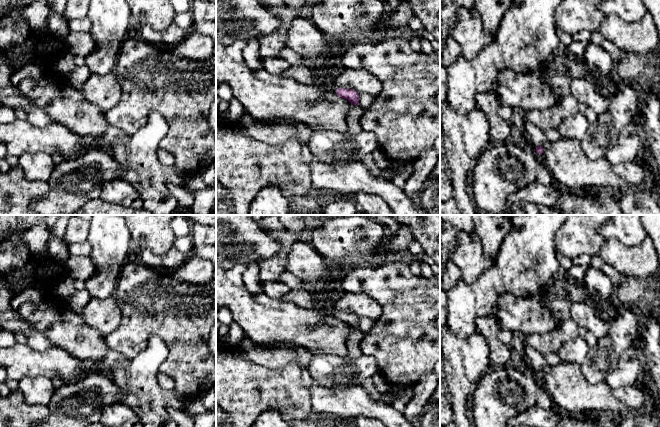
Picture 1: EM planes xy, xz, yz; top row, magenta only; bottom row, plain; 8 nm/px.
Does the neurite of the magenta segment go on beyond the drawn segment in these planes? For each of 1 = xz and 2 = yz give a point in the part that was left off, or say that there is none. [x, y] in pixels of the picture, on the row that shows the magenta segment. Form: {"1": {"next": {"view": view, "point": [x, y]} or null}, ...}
{"1": {"next": {"view": "xz", "point": [331, 86]}}, "2": {"next": {"view": "yz", "point": [538, 137]}}}

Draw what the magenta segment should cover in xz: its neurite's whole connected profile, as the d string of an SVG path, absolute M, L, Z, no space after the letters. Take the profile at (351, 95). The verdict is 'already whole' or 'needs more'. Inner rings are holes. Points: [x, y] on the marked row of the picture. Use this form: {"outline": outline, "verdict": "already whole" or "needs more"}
{"outline": "M332 81L326 88L331 92L336 93L339 97L348 100L351 104L359 105L359 95L355 90L339 88Z", "verdict": "needs more"}

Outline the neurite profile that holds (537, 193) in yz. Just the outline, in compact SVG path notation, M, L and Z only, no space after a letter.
M536 180L525 188L511 194L507 199L506 211L497 215L511 215L511 206L514 202L517 201L531 202L536 205L557 208L559 203L559 196L564 190L565 188L559 191L555 191Z

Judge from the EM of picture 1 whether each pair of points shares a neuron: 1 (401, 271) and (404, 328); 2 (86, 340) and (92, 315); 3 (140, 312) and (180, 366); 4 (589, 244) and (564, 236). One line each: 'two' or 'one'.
1: one
2: two
3: one
4: one

